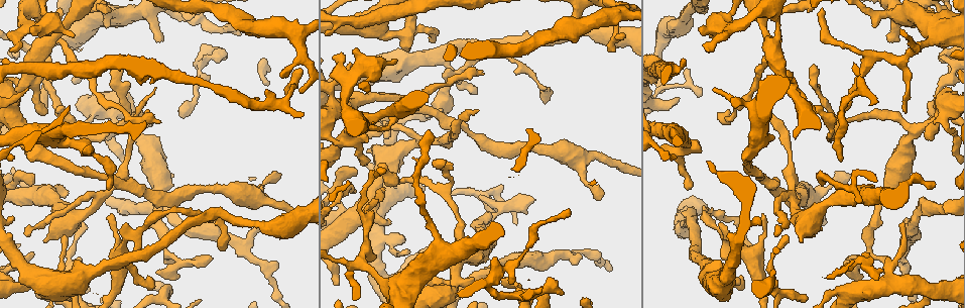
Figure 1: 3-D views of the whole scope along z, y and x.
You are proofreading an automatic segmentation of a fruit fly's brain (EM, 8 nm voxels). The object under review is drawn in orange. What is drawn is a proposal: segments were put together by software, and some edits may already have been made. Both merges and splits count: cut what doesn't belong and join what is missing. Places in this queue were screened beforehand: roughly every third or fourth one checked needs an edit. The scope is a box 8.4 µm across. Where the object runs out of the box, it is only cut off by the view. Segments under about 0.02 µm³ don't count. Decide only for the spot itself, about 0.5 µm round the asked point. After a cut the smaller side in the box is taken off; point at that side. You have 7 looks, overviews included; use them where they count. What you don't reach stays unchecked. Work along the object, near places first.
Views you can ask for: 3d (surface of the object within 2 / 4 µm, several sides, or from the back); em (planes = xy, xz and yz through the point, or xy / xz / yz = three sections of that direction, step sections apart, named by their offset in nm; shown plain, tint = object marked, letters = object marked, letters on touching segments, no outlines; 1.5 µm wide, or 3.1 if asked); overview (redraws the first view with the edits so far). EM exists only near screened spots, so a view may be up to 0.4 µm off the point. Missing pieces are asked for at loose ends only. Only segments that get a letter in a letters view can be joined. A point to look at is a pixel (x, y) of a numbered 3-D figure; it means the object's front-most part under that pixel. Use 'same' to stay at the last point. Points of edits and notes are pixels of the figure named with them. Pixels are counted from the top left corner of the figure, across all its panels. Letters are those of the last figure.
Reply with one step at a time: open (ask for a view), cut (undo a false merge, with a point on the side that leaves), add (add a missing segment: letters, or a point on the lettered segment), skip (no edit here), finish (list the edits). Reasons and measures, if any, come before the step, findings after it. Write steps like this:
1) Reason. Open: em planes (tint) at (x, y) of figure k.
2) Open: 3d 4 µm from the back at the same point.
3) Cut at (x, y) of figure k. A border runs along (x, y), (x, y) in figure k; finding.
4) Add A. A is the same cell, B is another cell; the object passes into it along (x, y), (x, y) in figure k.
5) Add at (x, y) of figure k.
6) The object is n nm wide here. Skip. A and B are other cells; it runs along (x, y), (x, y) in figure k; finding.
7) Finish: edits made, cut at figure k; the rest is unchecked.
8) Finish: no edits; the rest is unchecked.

An open end. Open: 3d 2 µm at (887, 36) of figure 1.

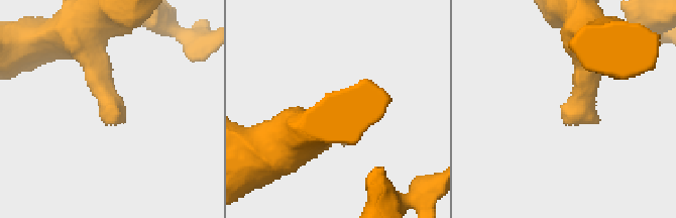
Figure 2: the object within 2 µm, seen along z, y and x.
Open: em planes (tint) at (564, 117) of figure 2.

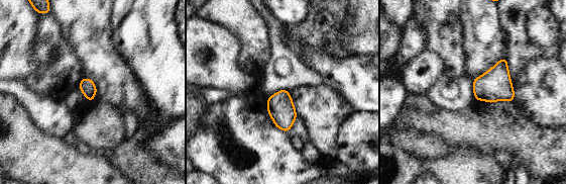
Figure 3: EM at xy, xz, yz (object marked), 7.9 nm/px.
What lies round it. Open: em planes (letters) at the same point.

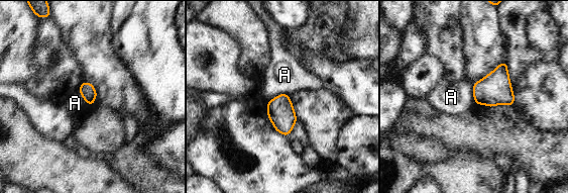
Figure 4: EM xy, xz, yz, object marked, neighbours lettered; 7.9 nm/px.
Skip. A is another cell; a border runs along (289, 95), (278, 94), (266, 105) in figure 4; no lettered segment goes on from it.

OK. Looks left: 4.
An open end. Open: 3d 2 µm at (840, 162) of figure 1.

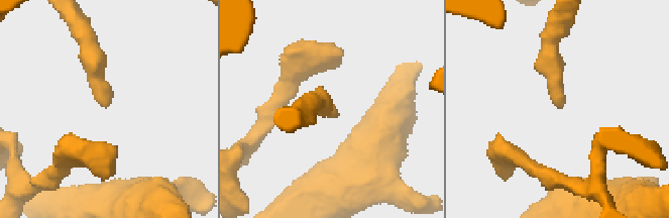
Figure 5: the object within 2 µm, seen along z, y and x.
Open: em xy step 4 (tint) at (105, 108) of figure 5.

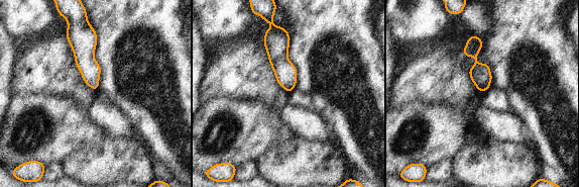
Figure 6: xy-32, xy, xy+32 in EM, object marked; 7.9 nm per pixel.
Open: em planes (letters) at the same point.

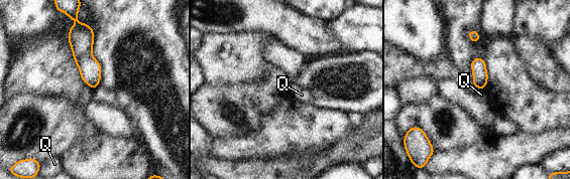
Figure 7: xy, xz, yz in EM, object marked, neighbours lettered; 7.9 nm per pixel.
The longest contact is with Q, 60 nm. Skip. Q is another cell; none of them fits.

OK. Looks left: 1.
Free end. Open: em planes (letters) at (168, 263) of figure 1.

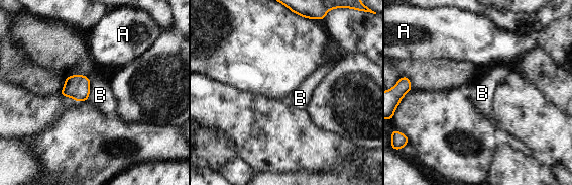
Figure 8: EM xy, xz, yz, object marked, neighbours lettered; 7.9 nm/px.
Skip. A and B are other cells; a border runs along (87, 77), (89, 79), (89, 98) in figure 8; no lettered segment goes on from it.

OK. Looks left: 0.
Finish: no edits; the rest is unchecked.

